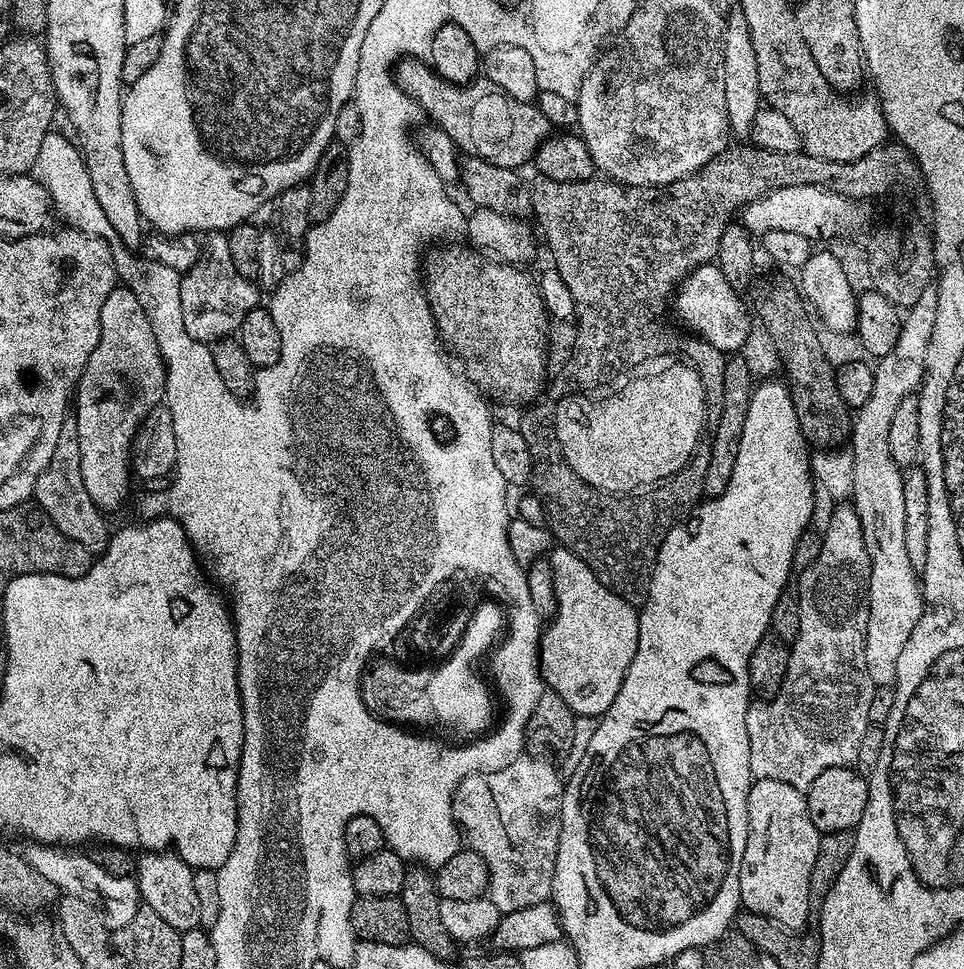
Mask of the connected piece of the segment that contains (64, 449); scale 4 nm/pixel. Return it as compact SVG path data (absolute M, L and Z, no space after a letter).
M68 418L64 421L64 429L58 438L58 446L54 446L54 458L38 474L38 482L34 493L35 503L47 514L74 542L78 542L88 552L103 554L108 549L110 527L104 521L105 513L90 498L86 486L82 486L82 458L78 450L78 434L76 433L75 419Z

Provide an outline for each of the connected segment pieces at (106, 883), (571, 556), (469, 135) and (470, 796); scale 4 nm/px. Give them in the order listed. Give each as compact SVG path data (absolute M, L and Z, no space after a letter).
M35 842L29 843L27 850L23 851L23 857L34 870L49 880L53 889L61 893L82 898L82 902L90 902L91 905L100 905L105 908L104 914L110 920L111 925L120 925L132 912L141 910L142 901L137 881L132 876L119 876L102 870L98 862L92 860L91 855L80 853L83 851L67 848L59 845L45 845Z
M553 547L546 559L552 568L554 615L547 621L540 638L540 677L569 712L580 718L599 718L611 706L614 698L618 698L626 670L630 662L634 662L634 654L638 650L640 613L604 585L594 570L590 570L590 566L586 566L586 562L582 562L582 558L578 558L578 554L569 548Z
M408 58L403 61L404 80L402 87L413 100L416 101L419 111L424 112L433 120L437 129L449 135L457 149L464 154L471 153L473 157L492 163L494 166L508 167L515 170L522 169L524 163L531 161L536 155L538 146L547 140L553 131L552 124L540 113L535 103L518 98L510 98L502 90L502 86L494 86L487 78L477 78L470 84L451 84L441 80L431 66L423 59Z
M521 754L502 770L467 776L452 799L452 817L462 829L467 847L486 862L486 896L494 902L494 906L498 906L501 914L543 904L552 894L556 847L560 837L560 799L564 796L565 781L558 768L556 773L555 766L548 760L551 759L541 758L536 754Z

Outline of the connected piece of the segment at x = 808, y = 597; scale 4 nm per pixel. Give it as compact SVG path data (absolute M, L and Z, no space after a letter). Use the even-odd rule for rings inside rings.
M836 506L829 529L822 535L818 558L799 573L800 606L804 610L812 608L812 616L805 615L798 626L786 678L776 696L748 705L746 734L750 734L750 770L755 779L777 780L807 790L822 770L855 765L862 734L866 734L870 726L870 698L874 687L866 670L864 653L868 621L866 593L871 568L872 555L868 553L855 508Z

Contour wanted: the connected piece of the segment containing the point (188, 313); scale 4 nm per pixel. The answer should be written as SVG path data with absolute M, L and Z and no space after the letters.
M223 232L207 233L200 245L200 257L194 262L192 268L183 273L180 282L186 334L190 334L190 338L205 342L231 337L239 329L242 318L246 318L246 314L250 314L250 310L254 310L261 303L260 295L262 295L261 289L253 281L242 278L242 274L238 274L238 269L234 266L230 255L230 242L227 235Z

